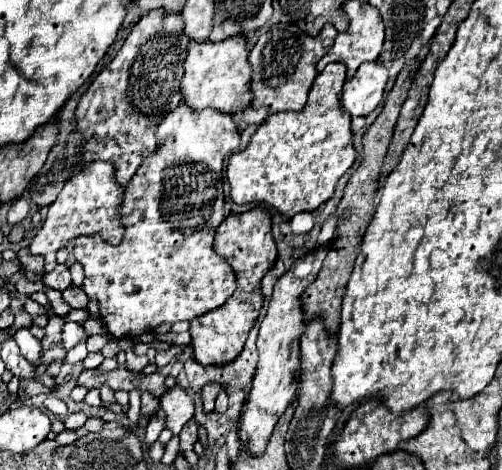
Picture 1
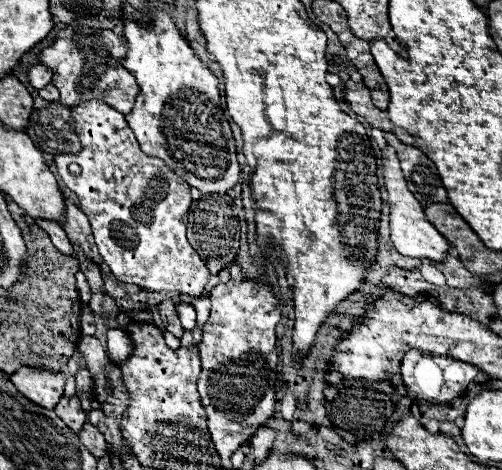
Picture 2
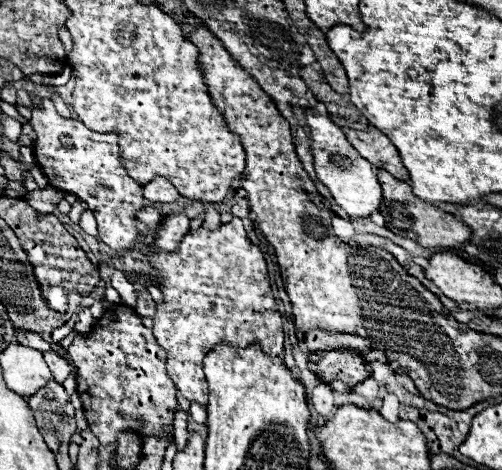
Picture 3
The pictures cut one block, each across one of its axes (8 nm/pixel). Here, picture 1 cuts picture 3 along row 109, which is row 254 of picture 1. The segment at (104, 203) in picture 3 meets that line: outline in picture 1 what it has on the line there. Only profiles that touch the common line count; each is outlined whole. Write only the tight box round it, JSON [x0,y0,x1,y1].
[30,162,124,272]

